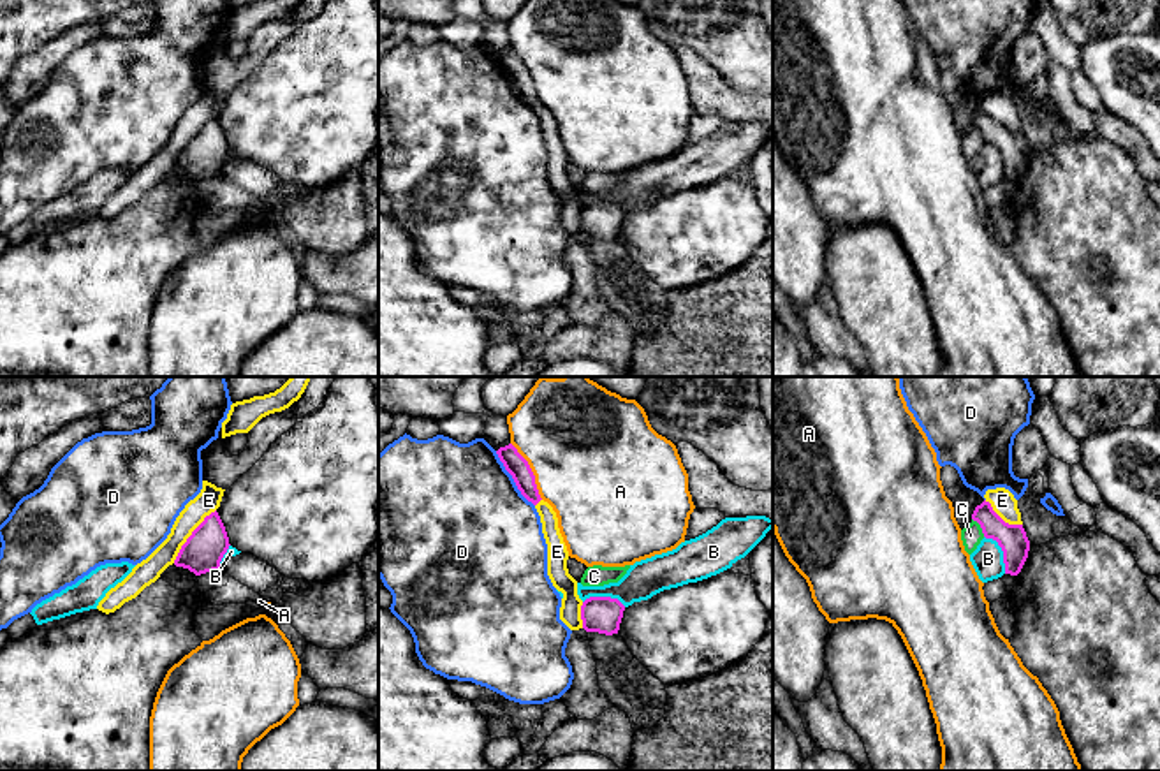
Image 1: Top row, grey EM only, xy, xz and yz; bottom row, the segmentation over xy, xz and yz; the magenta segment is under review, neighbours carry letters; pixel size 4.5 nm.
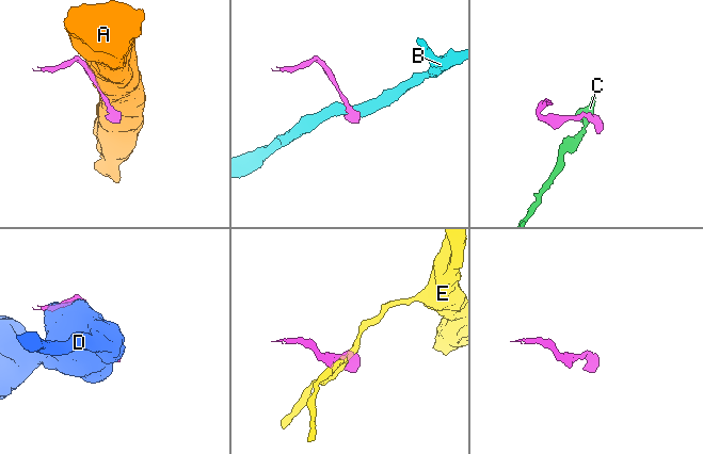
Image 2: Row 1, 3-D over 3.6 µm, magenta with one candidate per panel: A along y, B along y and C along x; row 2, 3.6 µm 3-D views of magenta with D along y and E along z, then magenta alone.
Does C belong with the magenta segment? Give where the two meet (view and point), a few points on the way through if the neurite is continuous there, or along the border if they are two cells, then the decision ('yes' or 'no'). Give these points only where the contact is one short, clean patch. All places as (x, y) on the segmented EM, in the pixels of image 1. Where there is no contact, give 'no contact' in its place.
meets magenta in yz at (981, 527); no

